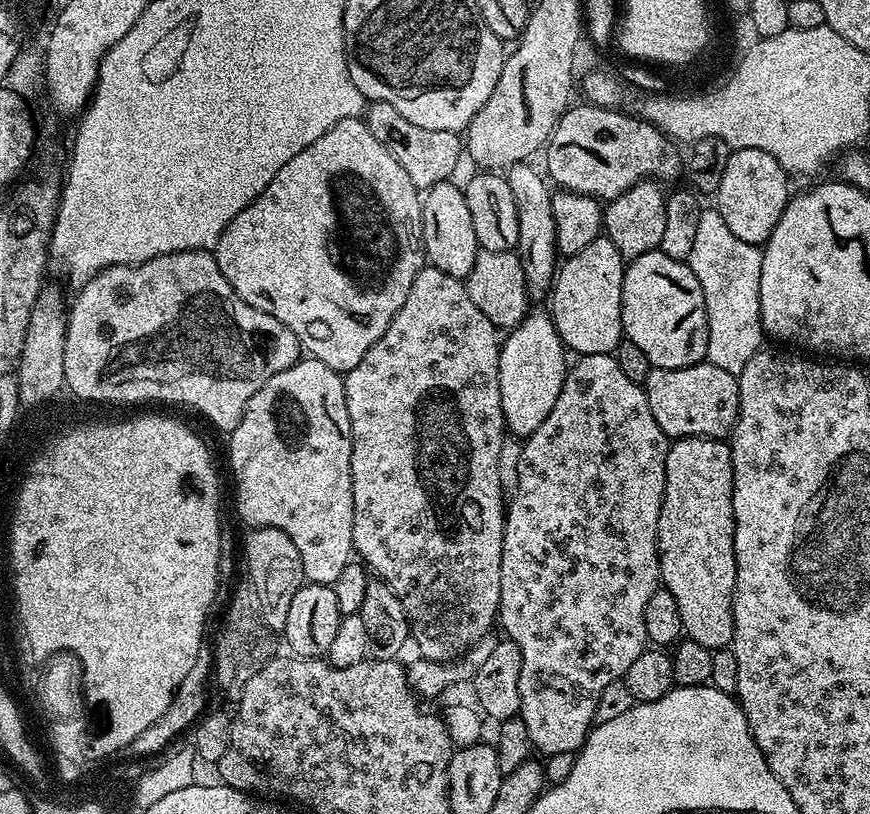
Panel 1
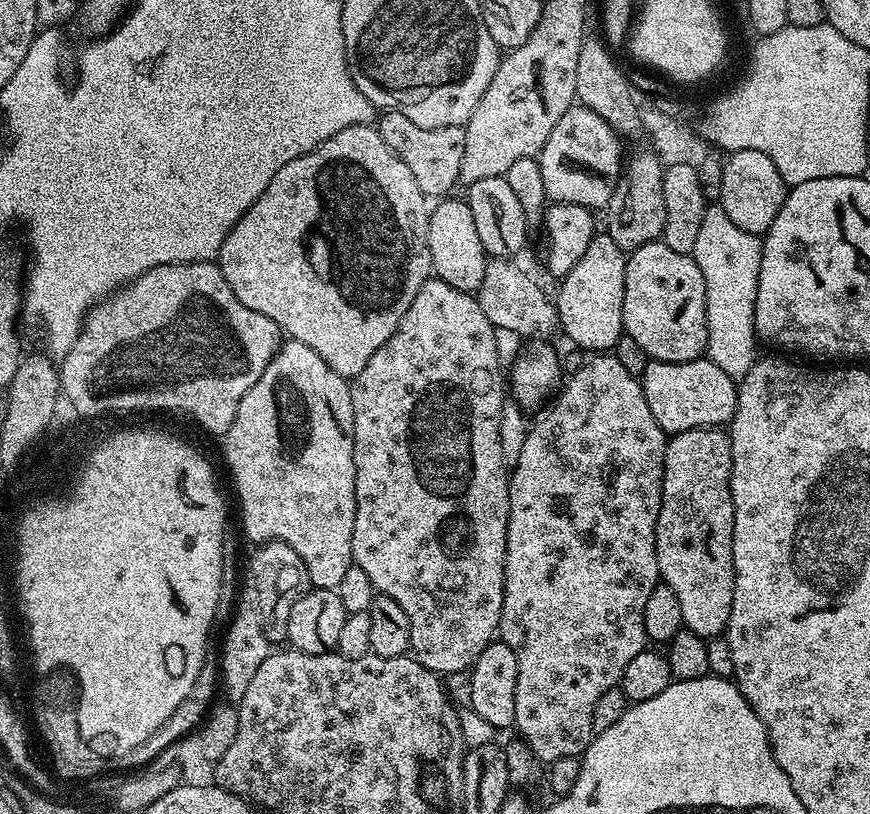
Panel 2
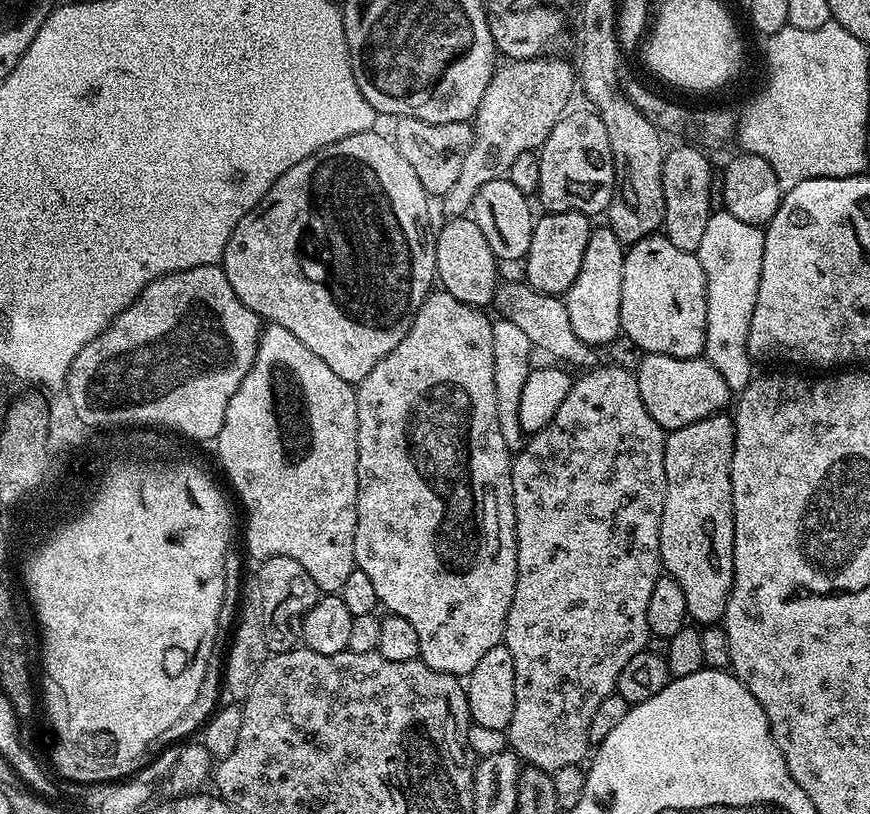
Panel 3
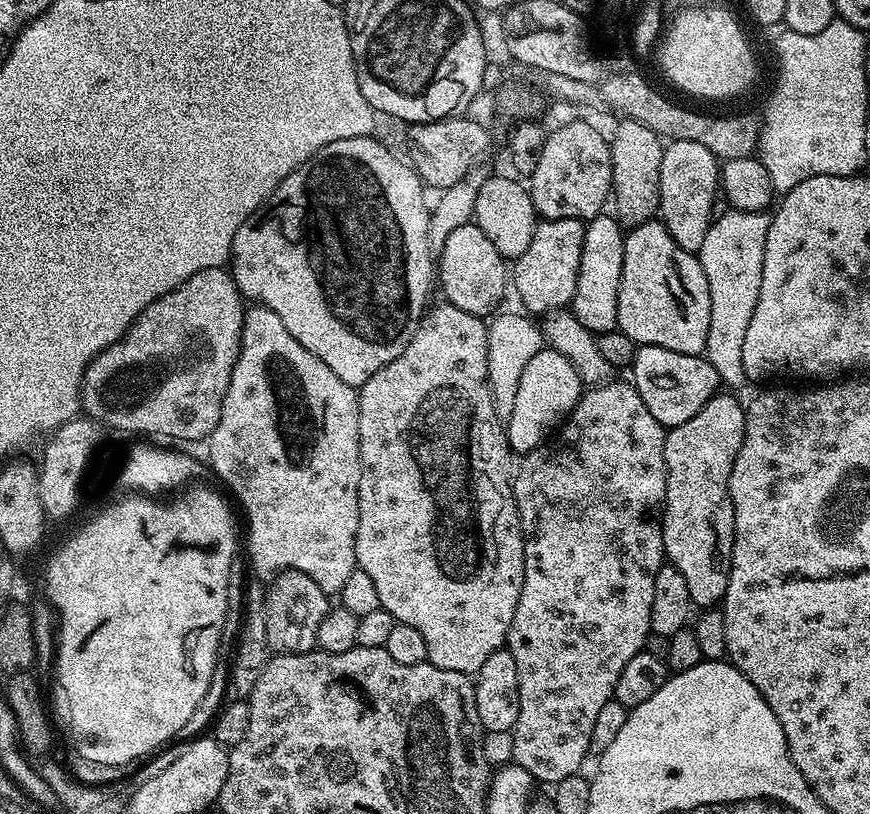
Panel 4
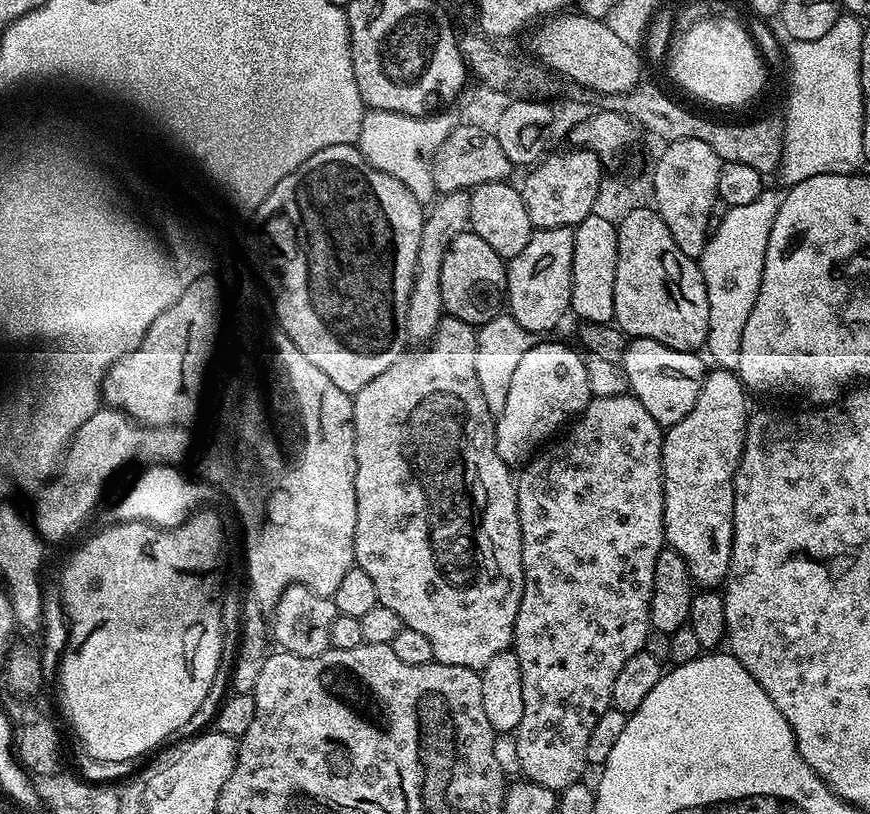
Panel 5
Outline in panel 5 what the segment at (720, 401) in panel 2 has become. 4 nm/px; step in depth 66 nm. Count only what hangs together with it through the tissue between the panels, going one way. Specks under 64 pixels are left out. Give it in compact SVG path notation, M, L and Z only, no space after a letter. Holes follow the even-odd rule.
M638 336L629 339L623 365L631 395L642 402L646 410L650 410L650 418L660 425L671 426L682 422L682 418L694 410L694 402L698 402L698 394L704 385L706 367L703 359L703 355L674 350L650 338Z

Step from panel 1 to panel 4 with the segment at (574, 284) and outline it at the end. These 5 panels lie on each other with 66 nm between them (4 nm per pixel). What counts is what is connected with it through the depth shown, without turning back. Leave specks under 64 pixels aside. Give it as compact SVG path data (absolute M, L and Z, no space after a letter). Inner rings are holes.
M612 214L593 216L584 225L578 286L574 290L570 310L576 315L578 322L582 322L582 326L586 326L586 330L597 334L617 331L618 290L622 278L625 235L625 229Z

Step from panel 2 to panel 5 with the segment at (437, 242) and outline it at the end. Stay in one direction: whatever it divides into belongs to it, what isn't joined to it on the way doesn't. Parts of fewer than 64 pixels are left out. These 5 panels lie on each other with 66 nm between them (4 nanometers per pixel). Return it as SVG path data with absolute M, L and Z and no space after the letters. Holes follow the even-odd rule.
M471 230L458 234L442 258L442 302L445 313L462 322L479 326L505 311L508 298L508 269L505 257L490 250L478 234Z

